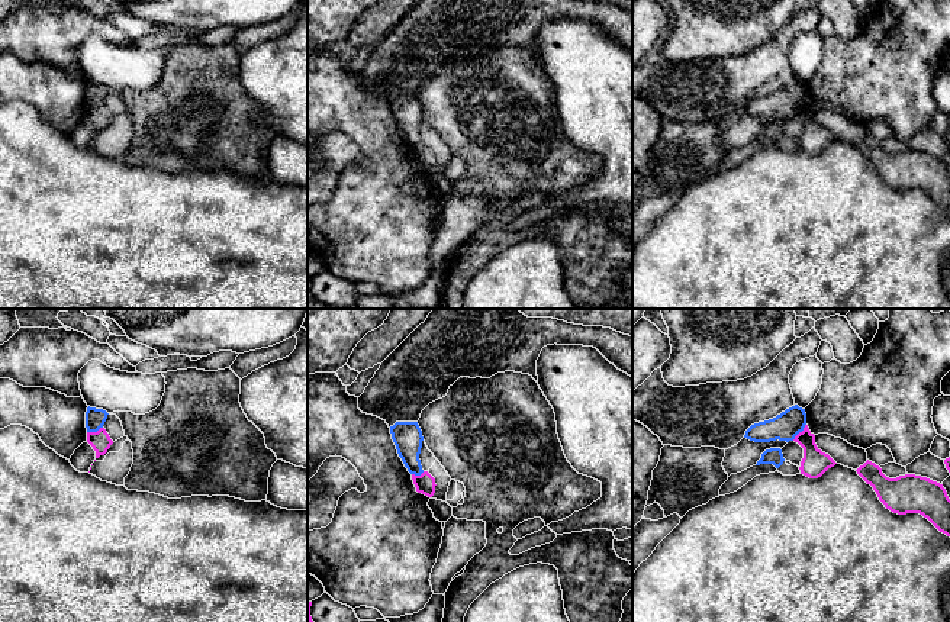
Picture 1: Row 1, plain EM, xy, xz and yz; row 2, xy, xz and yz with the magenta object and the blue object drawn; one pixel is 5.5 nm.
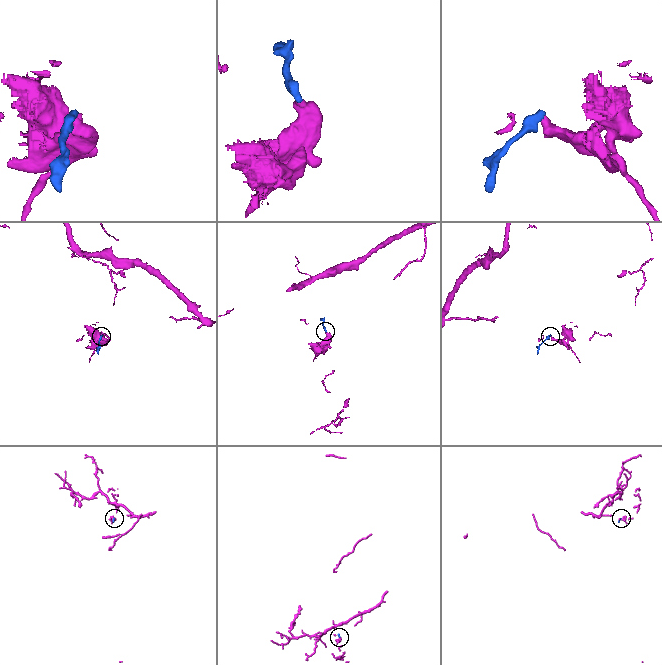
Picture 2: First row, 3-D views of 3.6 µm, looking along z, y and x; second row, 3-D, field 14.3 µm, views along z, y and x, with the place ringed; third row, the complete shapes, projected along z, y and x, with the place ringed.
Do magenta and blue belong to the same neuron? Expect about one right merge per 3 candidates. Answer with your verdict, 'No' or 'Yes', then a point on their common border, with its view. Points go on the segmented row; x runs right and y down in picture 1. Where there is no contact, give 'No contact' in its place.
Yes. Touches magenta at yz (799, 432)

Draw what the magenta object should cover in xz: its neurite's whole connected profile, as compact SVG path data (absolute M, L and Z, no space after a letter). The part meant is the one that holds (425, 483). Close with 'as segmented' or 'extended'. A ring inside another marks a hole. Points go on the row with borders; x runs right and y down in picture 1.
M396 422L390 426L390 434L399 457L412 474L416 492L432 497L437 484L435 478L421 465L419 454L424 436L418 422Z; extended

